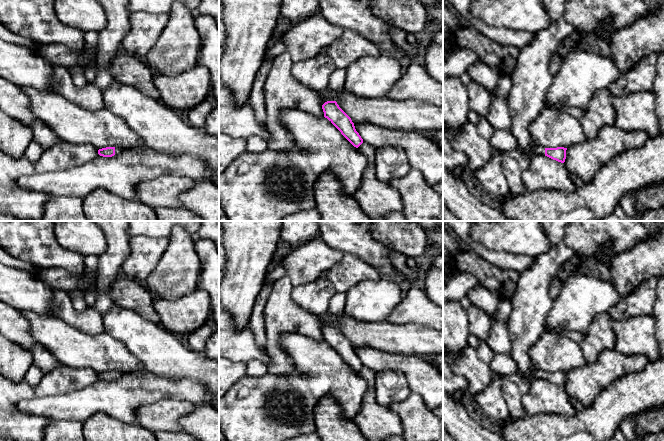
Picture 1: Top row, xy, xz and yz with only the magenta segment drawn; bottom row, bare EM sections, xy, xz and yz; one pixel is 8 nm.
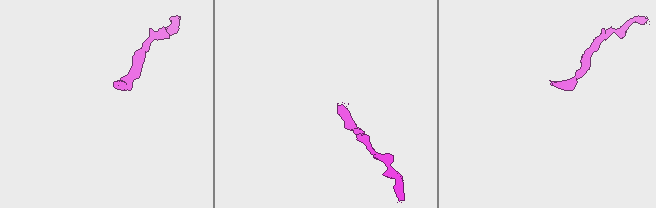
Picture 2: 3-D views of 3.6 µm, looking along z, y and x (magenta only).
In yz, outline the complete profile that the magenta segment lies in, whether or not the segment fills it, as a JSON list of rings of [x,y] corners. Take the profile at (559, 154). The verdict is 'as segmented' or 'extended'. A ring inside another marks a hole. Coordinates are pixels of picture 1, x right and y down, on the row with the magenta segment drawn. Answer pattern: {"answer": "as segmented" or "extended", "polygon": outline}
{"answer": "extended", "polygon": [[[533,144],[529,155],[531,158],[537,155],[545,155],[553,160],[564,163],[566,159],[566,150],[567,148],[564,147],[544,148]]]}

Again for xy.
{"answer": "extended", "polygon": [[[106,147],[98,150],[98,154],[103,157],[112,157],[121,153],[122,149],[118,147]]]}

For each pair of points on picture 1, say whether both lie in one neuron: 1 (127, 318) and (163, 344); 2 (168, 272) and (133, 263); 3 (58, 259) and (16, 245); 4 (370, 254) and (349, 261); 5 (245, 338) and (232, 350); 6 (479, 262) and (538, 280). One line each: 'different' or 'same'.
1: same
2: different
3: same
4: different
5: same
6: different

